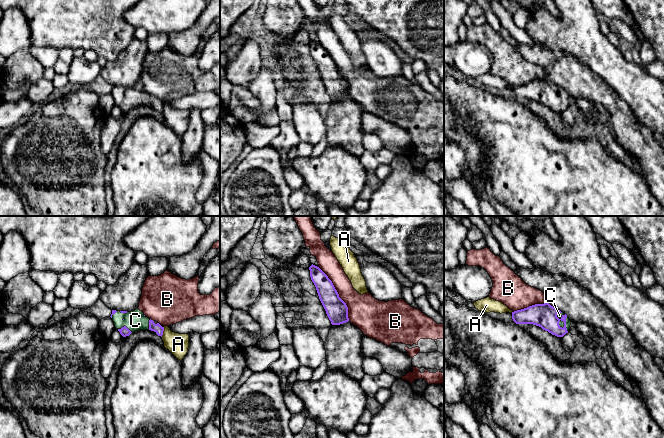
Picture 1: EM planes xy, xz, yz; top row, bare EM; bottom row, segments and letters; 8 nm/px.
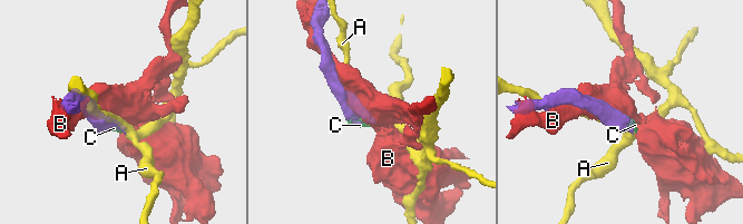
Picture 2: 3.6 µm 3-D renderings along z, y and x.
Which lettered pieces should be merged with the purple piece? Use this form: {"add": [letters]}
{"add": ["C"]}

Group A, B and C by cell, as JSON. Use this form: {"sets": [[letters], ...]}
{"sets": [["A"], ["B"], ["C"]]}

